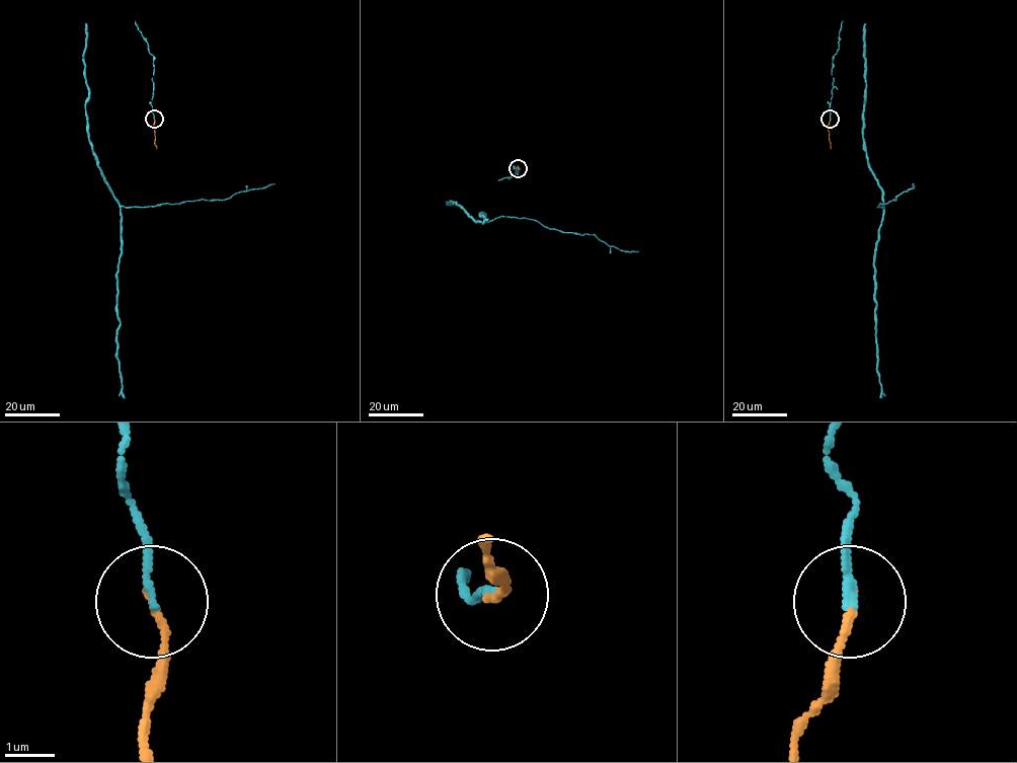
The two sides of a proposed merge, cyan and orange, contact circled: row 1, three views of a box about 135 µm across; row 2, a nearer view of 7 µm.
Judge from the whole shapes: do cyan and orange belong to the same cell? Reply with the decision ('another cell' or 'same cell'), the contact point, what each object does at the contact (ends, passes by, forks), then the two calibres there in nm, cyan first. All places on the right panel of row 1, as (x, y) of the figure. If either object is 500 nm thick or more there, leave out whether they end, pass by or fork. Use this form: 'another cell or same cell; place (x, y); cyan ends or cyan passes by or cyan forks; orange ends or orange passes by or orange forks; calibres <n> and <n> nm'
same cell; place (830, 119); cyan ends; orange ends; calibres 150 and 140 nm

